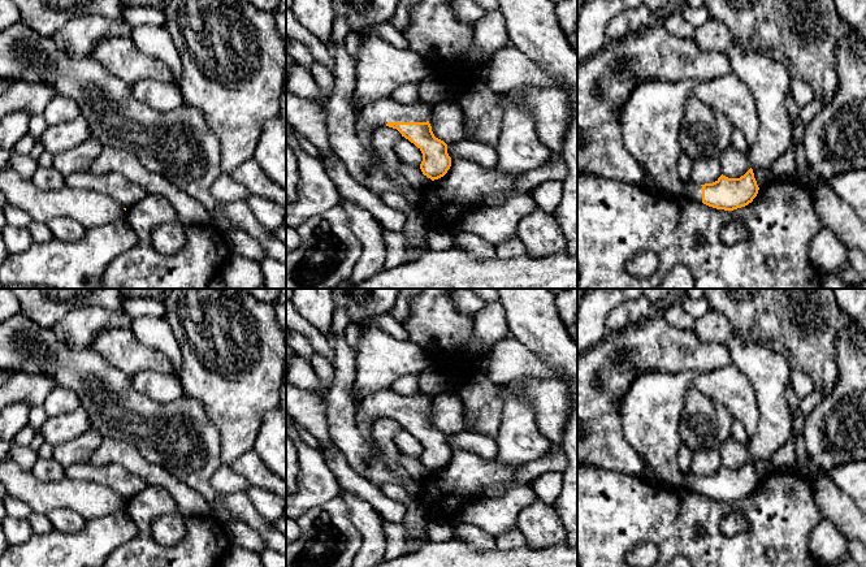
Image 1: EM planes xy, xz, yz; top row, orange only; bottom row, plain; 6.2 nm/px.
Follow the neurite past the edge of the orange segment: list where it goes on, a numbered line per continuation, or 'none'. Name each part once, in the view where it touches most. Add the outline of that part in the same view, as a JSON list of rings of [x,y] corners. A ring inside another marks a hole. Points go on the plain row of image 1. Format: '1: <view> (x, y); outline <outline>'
1: xz (379, 405); outline [[[390,389],[380,390],[358,401],[356,425],[369,446],[369,458],[363,476],[374,486],[381,489],[386,484],[397,484],[403,486],[413,501],[420,499],[421,482],[410,476],[398,475],[387,464],[371,438],[371,428],[376,419],[385,417],[387,414],[426,414],[430,404],[432,397],[426,394],[399,395]]]

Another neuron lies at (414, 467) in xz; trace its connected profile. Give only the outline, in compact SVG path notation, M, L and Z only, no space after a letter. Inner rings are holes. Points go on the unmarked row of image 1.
M399 453L398 462L411 479L424 481L432 473L430 469L423 466L420 458L412 458Z

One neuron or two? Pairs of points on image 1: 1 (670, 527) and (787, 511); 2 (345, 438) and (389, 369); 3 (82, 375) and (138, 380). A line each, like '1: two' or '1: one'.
1: one
2: two
3: two

